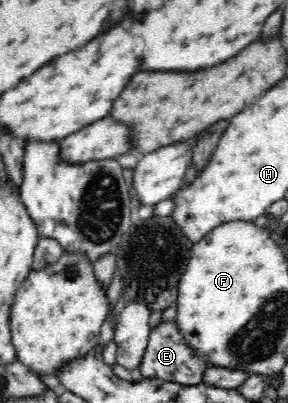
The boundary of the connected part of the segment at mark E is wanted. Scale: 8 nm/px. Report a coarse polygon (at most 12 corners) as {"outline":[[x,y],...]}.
{"outline":[[177,323],[149,335],[138,378],[184,386],[209,367],[192,352]]}

